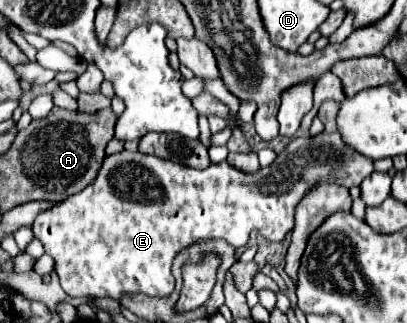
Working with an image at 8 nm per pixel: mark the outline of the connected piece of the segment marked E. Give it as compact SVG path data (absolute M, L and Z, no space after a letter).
M321 132L315 138L299 136L277 154L277 160L271 166L259 168L253 174L237 170L227 160L211 164L205 170L195 170L157 156L123 150L103 160L97 180L85 190L77 192L77 196L69 196L51 210L41 212L33 222L33 232L45 246L45 254L55 260L55 272L61 284L71 286L79 282L79 288L63 288L71 298L119 298L125 292L141 292L159 298L169 296L175 288L175 278L171 274L173 256L195 240L223 238L231 246L241 248L247 244L254 228L270 242L281 242L293 228L293 210L297 202L313 184L337 182L351 188L359 186L371 172L373 160L347 148L339 132Z

